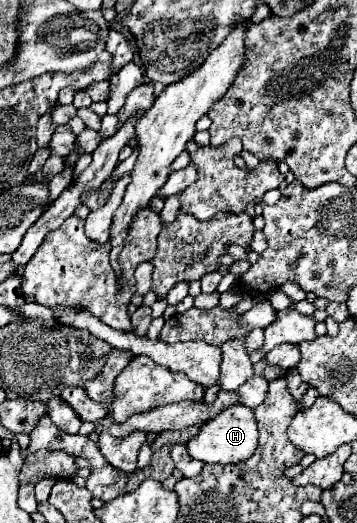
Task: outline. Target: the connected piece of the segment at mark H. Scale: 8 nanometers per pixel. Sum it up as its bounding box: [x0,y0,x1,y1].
[186,404,258,464]

